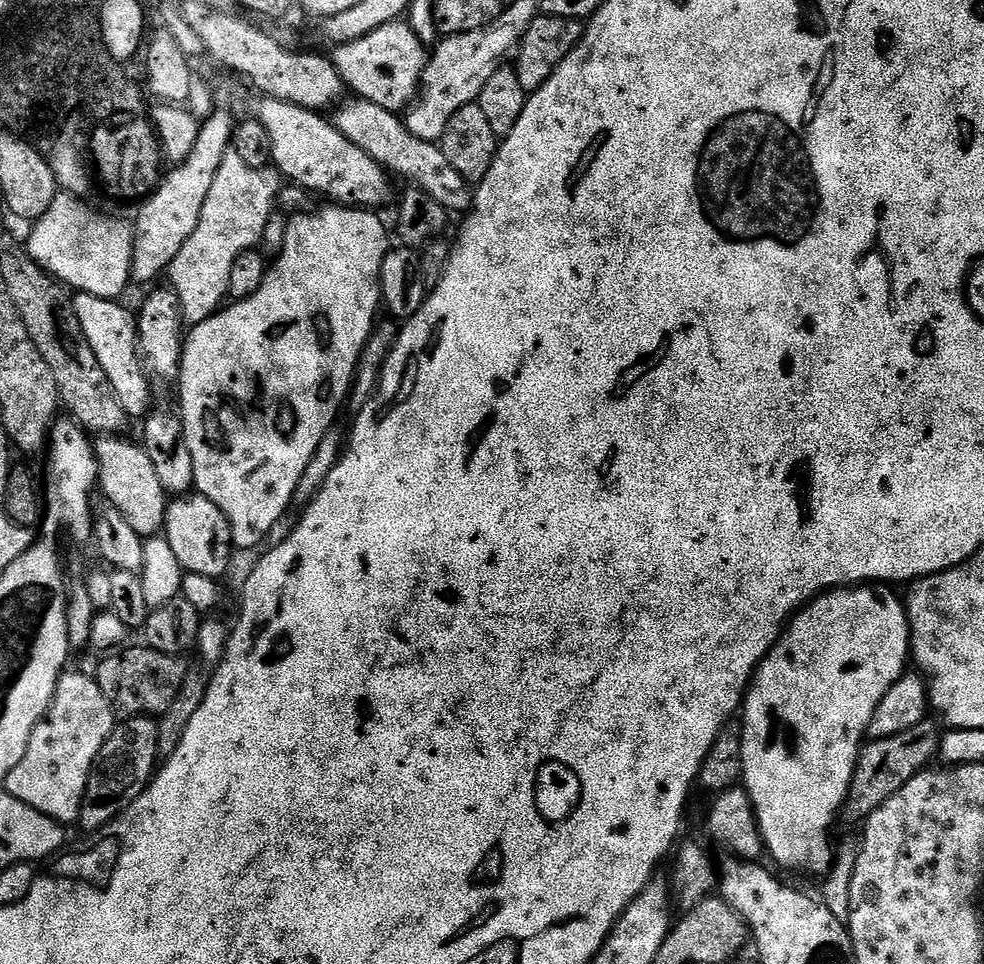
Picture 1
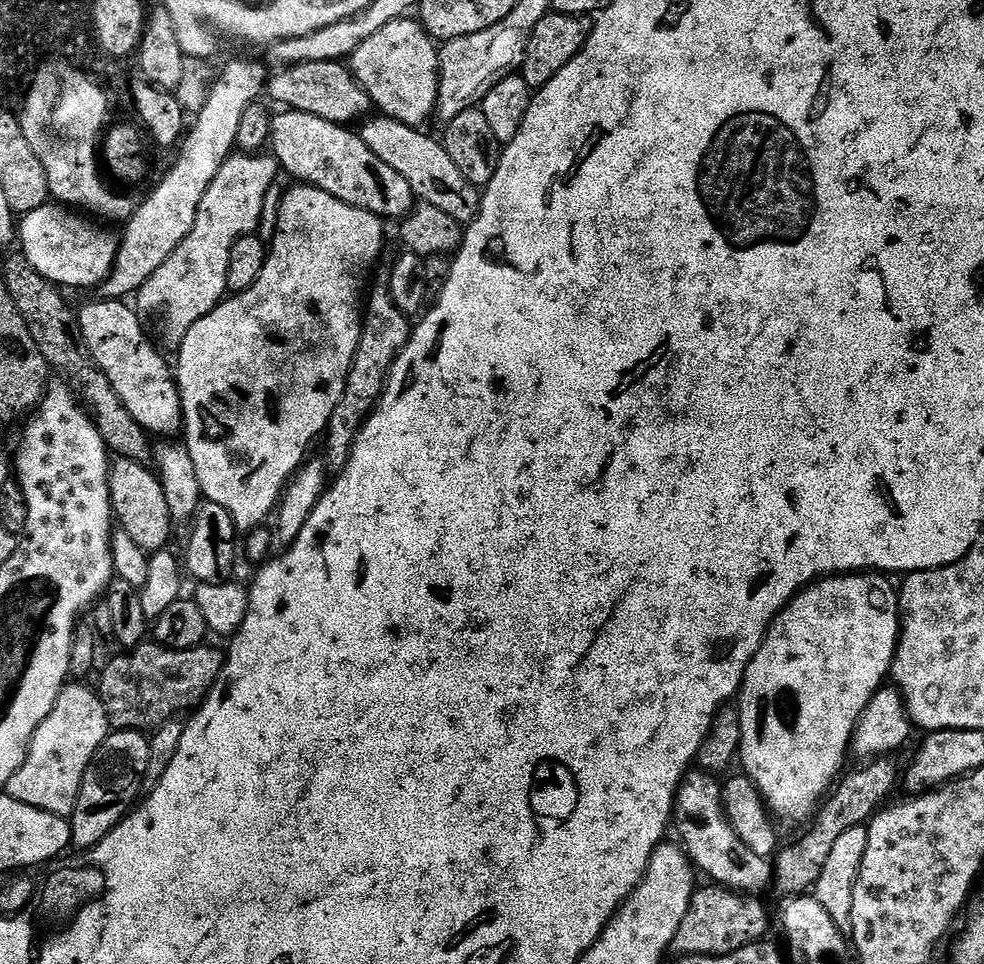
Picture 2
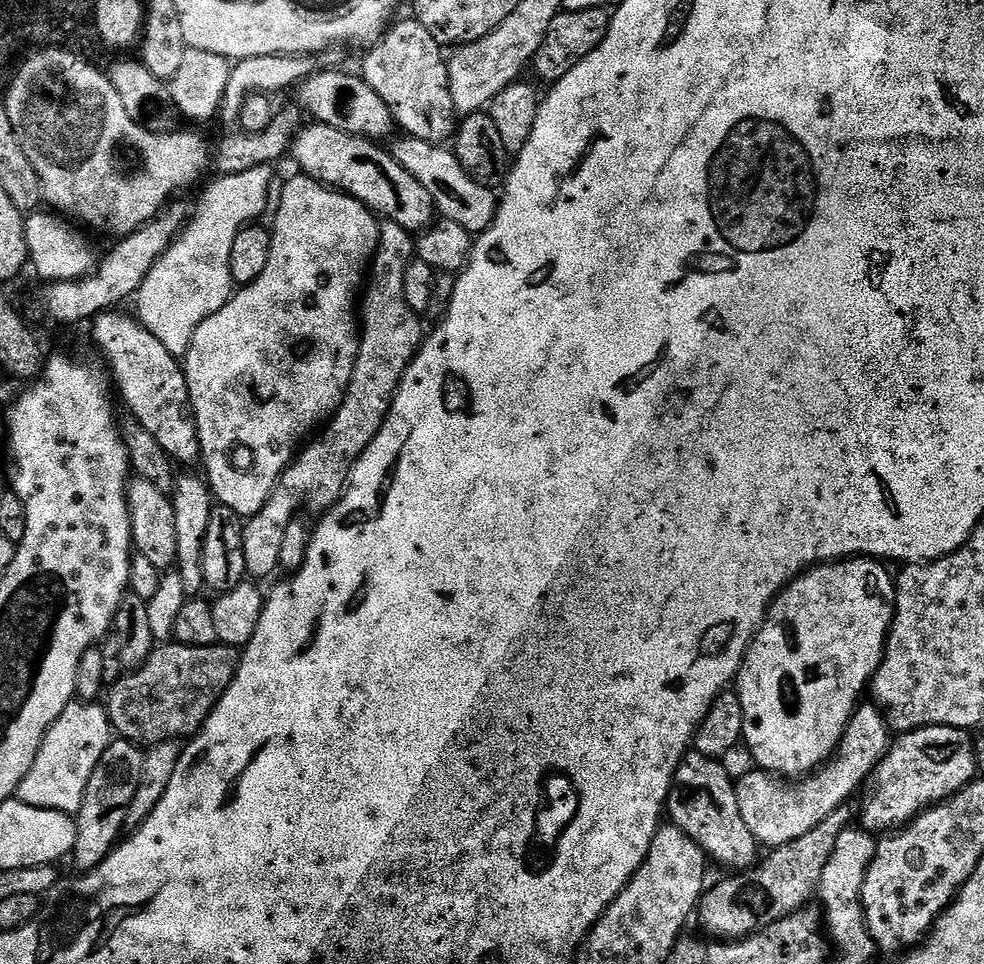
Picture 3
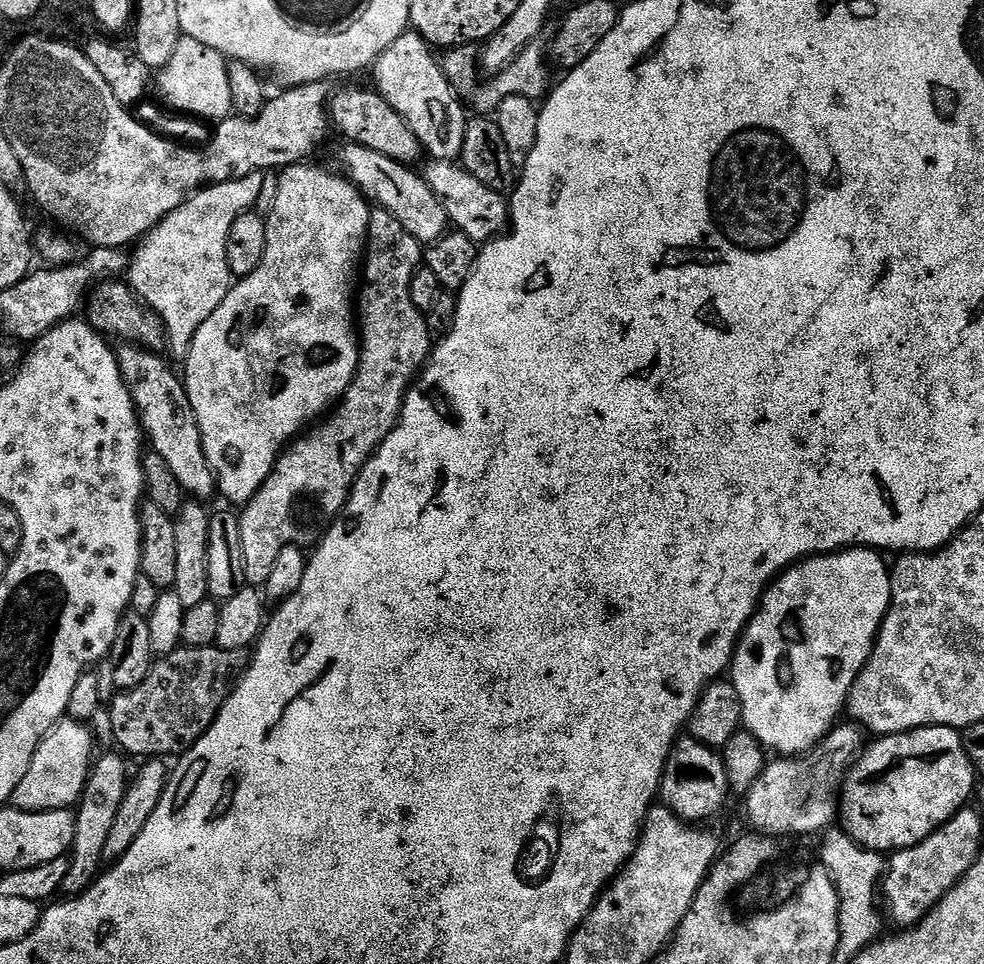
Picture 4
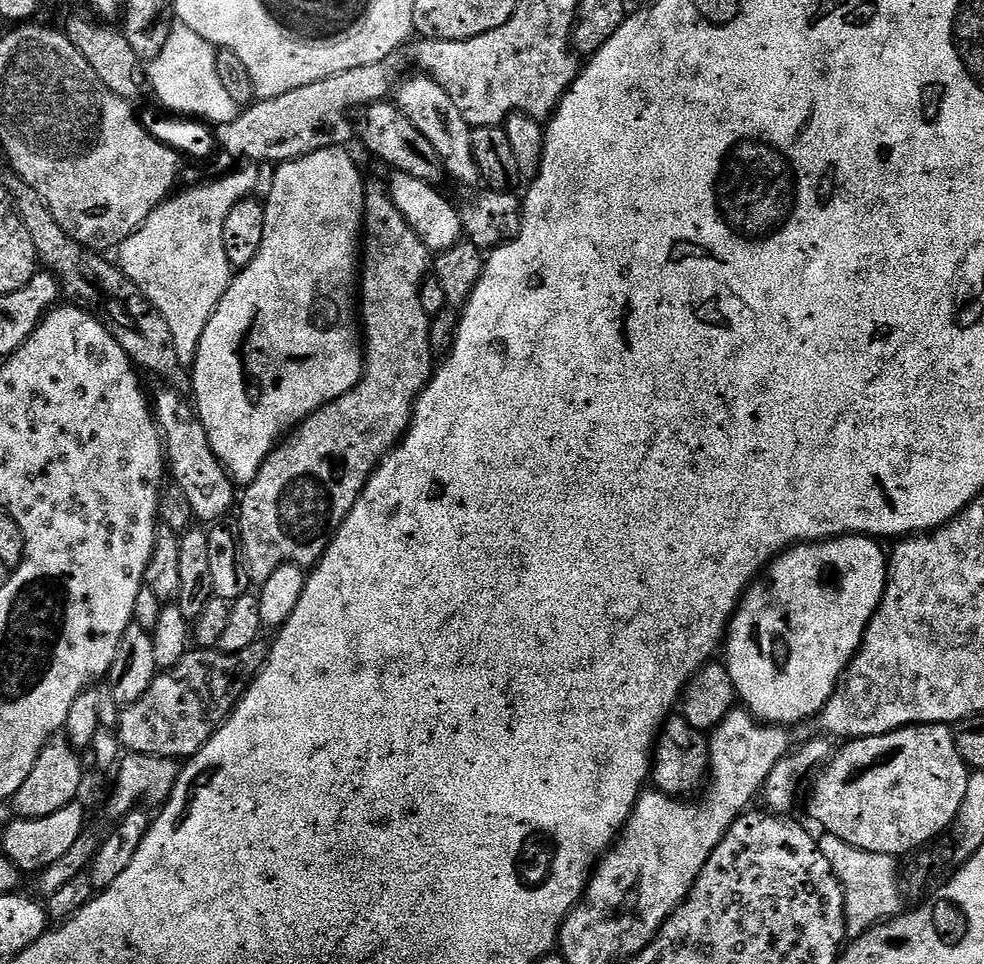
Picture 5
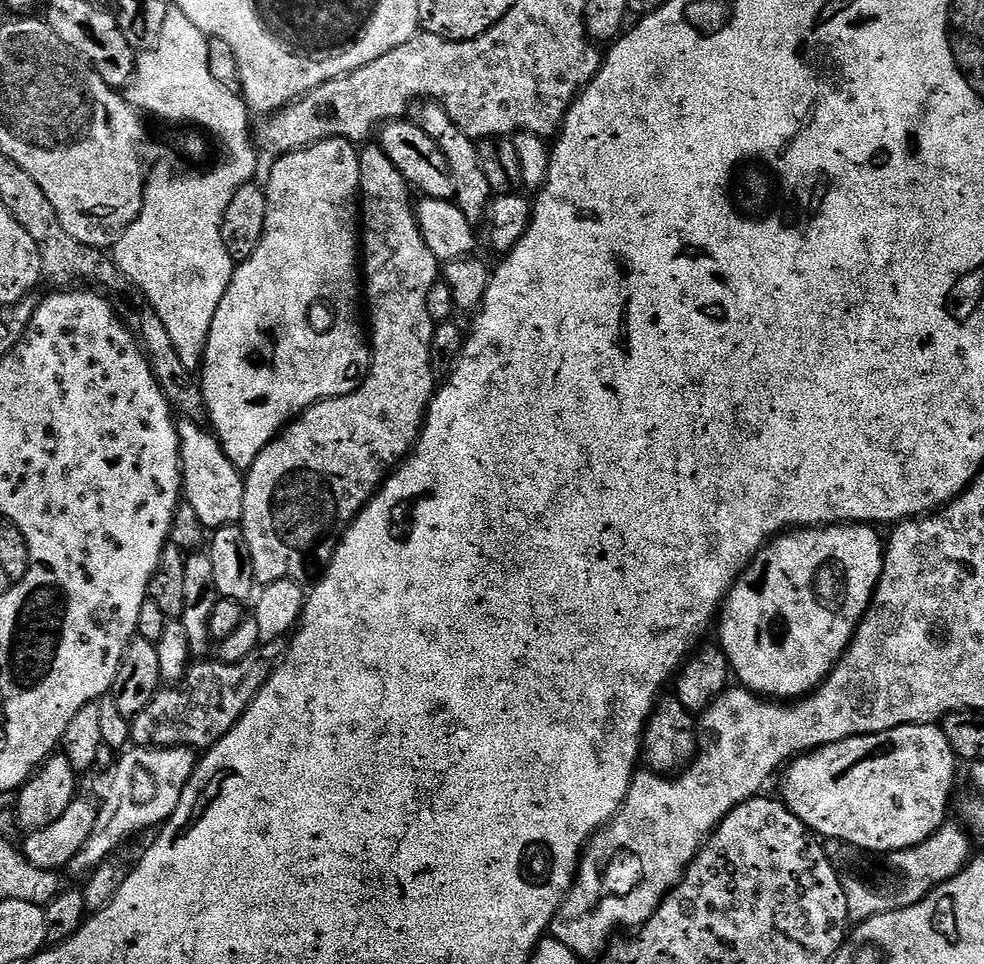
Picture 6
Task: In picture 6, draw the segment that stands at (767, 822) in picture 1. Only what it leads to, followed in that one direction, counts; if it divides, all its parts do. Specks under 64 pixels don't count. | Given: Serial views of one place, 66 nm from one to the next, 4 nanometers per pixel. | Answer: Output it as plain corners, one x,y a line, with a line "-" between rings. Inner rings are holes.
833,524
831,526
821,526
819,528
806,528
803,530
789,530
769,540
756,556
748,569
736,579
736,585
728,592
728,597
724,599
723,605
718,613
718,628
720,624
719,647
723,648
728,659
731,671
734,673
741,685
749,692
765,698
771,698
776,702
795,702
813,692
820,687
822,681
832,673
832,668
839,662
844,651
852,642
852,636
856,632
856,627
860,625
860,620
864,617
864,611
870,606
872,595
876,592
876,587
882,574
884,565
885,541
880,540
880,536
875,527
867,524

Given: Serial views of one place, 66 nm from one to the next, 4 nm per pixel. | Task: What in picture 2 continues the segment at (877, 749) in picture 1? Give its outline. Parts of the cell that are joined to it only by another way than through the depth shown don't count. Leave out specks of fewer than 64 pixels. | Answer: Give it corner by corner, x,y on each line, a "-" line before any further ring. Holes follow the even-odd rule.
881,758
865,763
850,776
845,775
823,805
822,811
815,817
811,825
812,830
797,844
792,844
789,848
781,847
775,853
774,888
777,888
784,898
811,893
816,887
818,878
822,878
822,866
826,866
826,861
830,858
830,850
834,850
838,837
846,834
846,830
867,825
872,817
881,811
885,803
883,800
896,788
896,780
898,784
898,772
896,776
894,761
895,759
892,758

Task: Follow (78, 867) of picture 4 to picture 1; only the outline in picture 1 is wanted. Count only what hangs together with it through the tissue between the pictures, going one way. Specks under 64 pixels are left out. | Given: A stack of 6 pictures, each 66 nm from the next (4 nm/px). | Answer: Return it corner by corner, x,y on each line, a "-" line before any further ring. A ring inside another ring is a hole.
136,716
132,720
117,723
92,768
80,807
79,827
84,827
91,834
99,833
143,794
158,768
159,733
159,723
150,716

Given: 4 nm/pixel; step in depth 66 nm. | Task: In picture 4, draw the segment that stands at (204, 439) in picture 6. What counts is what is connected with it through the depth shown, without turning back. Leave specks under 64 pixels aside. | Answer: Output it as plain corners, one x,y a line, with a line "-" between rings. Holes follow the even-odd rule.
125,343
115,349
116,361
122,378
130,390
130,398
136,404
136,412
142,421
142,431
155,455
164,459
164,465
178,478
182,490
193,501
208,502
218,492
218,481
213,474
202,446
202,434
194,410
188,401
183,379
168,369
169,361
161,355

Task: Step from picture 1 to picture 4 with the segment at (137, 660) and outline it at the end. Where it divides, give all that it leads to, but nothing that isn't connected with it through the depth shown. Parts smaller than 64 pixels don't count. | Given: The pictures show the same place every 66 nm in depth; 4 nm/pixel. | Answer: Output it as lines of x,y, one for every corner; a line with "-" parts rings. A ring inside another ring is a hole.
181,646
169,656
159,657
138,686
117,691
107,705
115,747
129,757
179,757
194,747
206,730
210,730
245,667
244,652
215,646

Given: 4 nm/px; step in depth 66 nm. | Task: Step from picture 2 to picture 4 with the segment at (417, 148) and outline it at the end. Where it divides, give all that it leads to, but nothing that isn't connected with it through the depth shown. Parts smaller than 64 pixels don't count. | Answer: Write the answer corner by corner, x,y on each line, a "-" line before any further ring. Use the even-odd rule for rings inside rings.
432,160
422,168
422,175
430,190
434,190
434,198
438,198
442,210
446,210
451,227
466,234
466,238
470,238
478,246
495,240
509,227
509,201
501,193
482,186
482,182
470,179
468,172
459,163
450,160

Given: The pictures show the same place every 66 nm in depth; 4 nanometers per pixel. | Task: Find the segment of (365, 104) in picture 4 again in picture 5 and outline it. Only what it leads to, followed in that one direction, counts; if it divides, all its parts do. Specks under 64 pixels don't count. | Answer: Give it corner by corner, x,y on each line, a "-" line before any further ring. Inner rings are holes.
381,102
371,104
363,109
361,118
358,120
358,140
368,147
372,156
377,156
384,164
389,164
389,169
410,174
410,178
418,178
427,184
439,185
440,179
445,179
446,173
434,146
430,146
429,140
418,131
414,122
410,122
397,108
395,103

